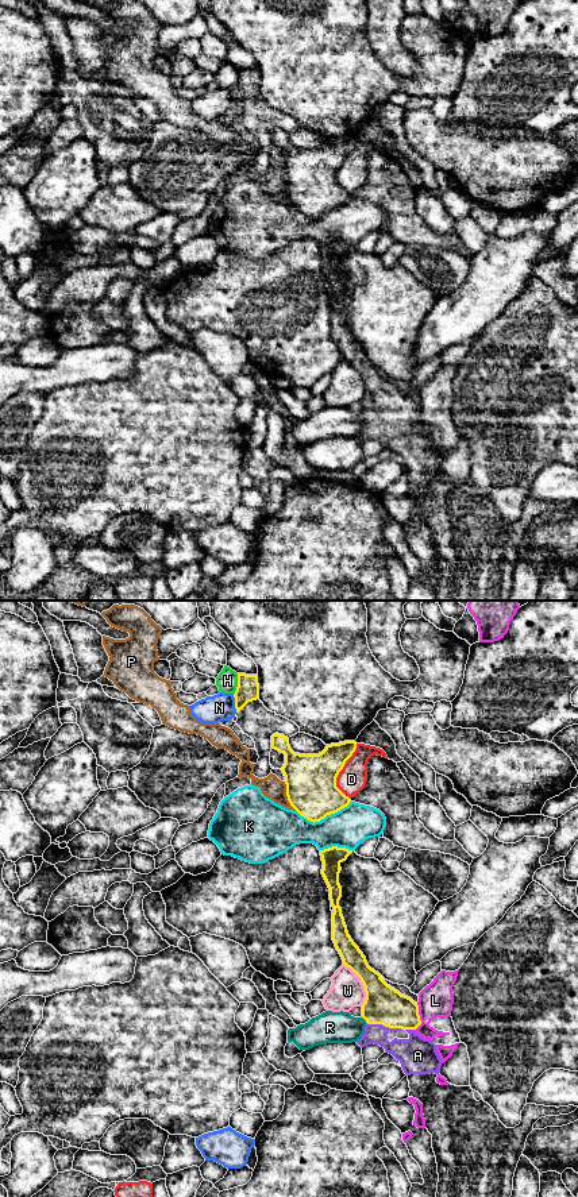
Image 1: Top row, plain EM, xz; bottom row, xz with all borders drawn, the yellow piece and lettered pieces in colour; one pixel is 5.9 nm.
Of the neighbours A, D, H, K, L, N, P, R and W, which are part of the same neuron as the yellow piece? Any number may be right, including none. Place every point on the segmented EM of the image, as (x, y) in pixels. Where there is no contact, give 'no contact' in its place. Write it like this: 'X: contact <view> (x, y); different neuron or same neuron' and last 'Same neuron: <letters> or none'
A: contact xz (385, 1026); same neuron
D: contact xz (339, 771); different neuron
H: contact xz (238, 684); different neuron
K: contact xz (323, 818); different neuron
L: contact xz (419, 1018); different neuron
N: contact xz (235, 703); different neuron
P: contact xz (286, 795); different neuron
R: contact xz (365, 1019); different neuron
W: contact xz (362, 983); different neuron
Same neuron: A

